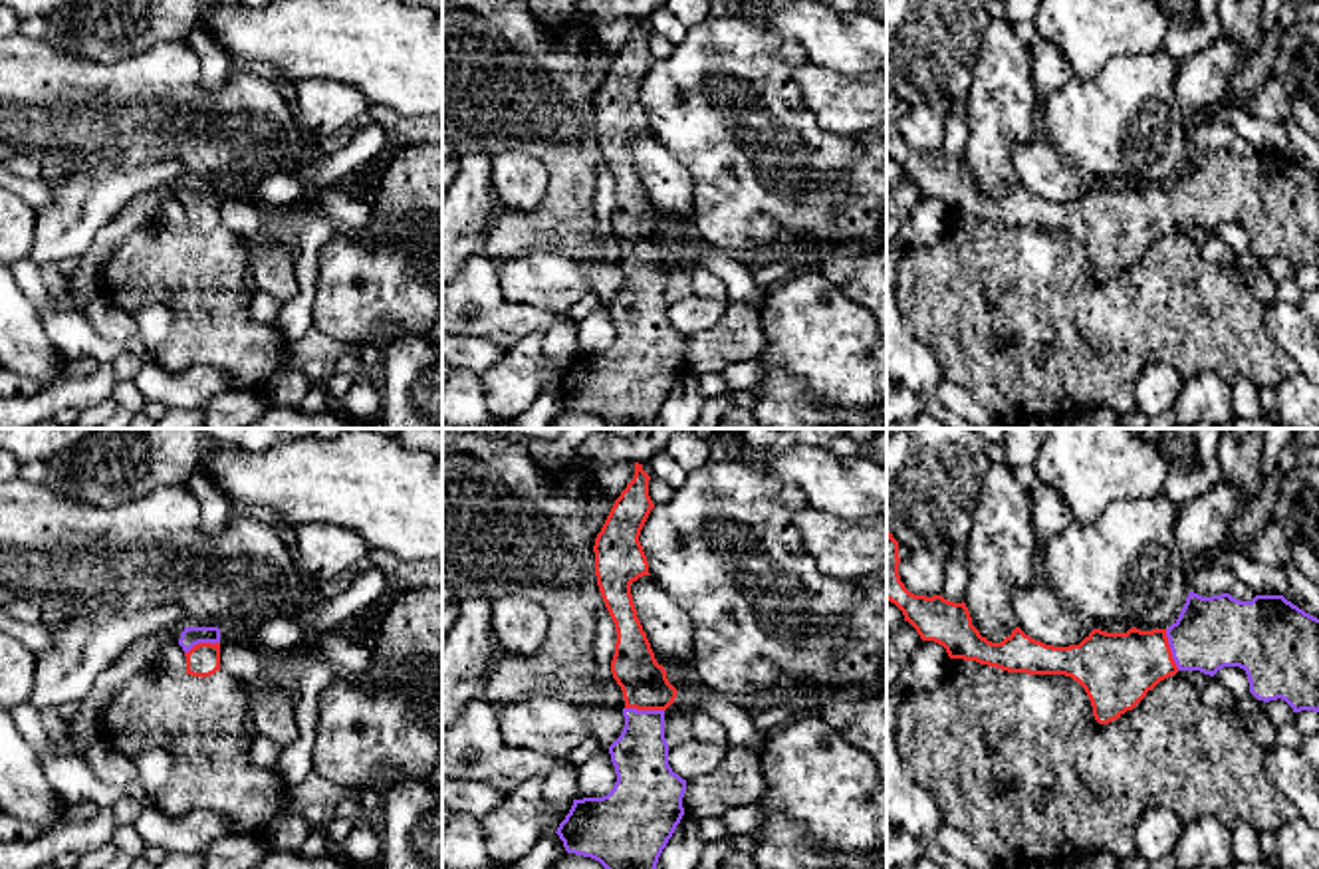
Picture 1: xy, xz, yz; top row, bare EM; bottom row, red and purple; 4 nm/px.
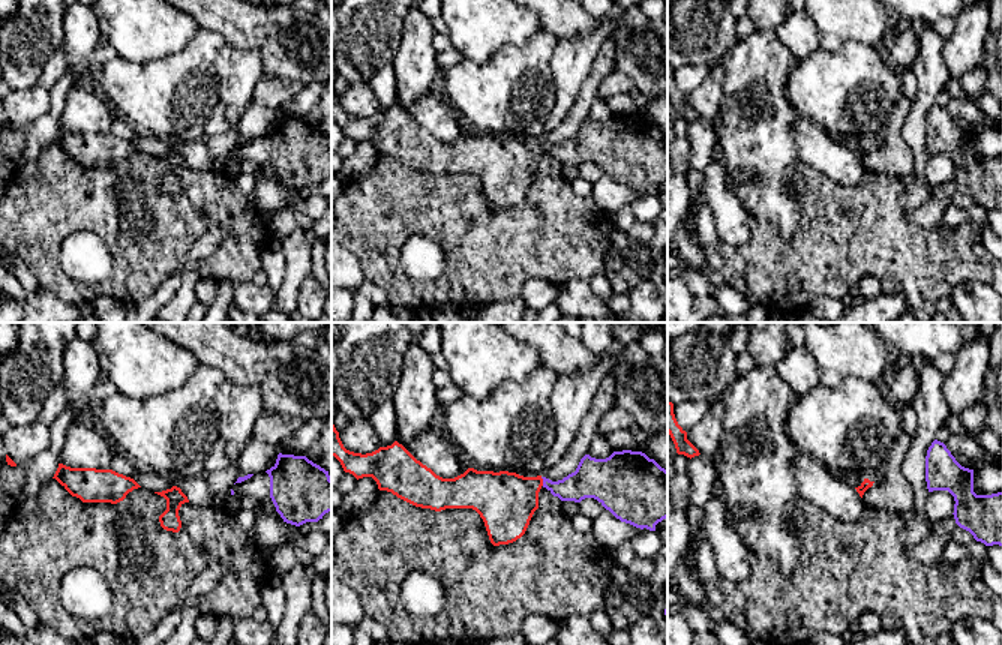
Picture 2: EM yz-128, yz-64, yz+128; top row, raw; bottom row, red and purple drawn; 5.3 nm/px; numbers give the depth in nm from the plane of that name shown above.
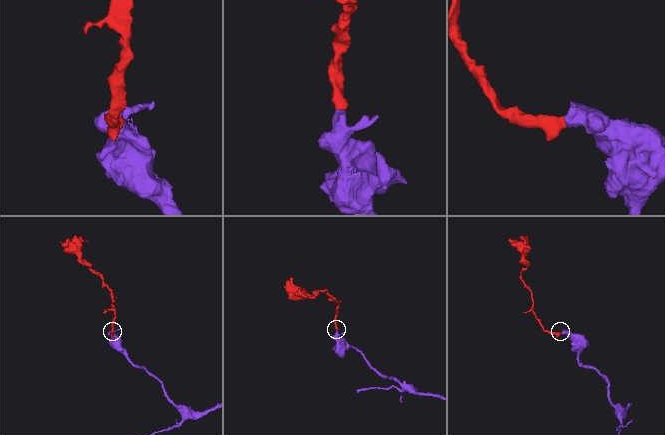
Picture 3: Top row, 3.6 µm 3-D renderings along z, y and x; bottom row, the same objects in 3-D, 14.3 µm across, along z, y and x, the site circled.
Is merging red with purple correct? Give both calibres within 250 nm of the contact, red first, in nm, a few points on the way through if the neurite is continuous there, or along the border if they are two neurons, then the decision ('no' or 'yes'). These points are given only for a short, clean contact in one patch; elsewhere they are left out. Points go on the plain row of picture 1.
300/300 nm | across yz (1117, 225), (1169, 205), (1195, 199), (1210, 189) | yes

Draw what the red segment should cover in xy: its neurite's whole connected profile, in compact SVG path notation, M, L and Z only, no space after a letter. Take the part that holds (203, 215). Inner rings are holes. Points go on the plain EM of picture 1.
M184 183L179 200L186 212L186 230L204 234L220 226L218 183Z

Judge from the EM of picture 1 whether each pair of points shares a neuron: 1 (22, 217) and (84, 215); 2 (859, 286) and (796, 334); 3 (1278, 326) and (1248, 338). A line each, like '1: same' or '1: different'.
1: different
2: different
3: different

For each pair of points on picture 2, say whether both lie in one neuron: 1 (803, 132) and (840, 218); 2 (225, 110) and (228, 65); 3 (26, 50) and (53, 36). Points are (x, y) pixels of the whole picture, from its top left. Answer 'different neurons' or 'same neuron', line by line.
1: different neurons
2: same neuron
3: same neuron

